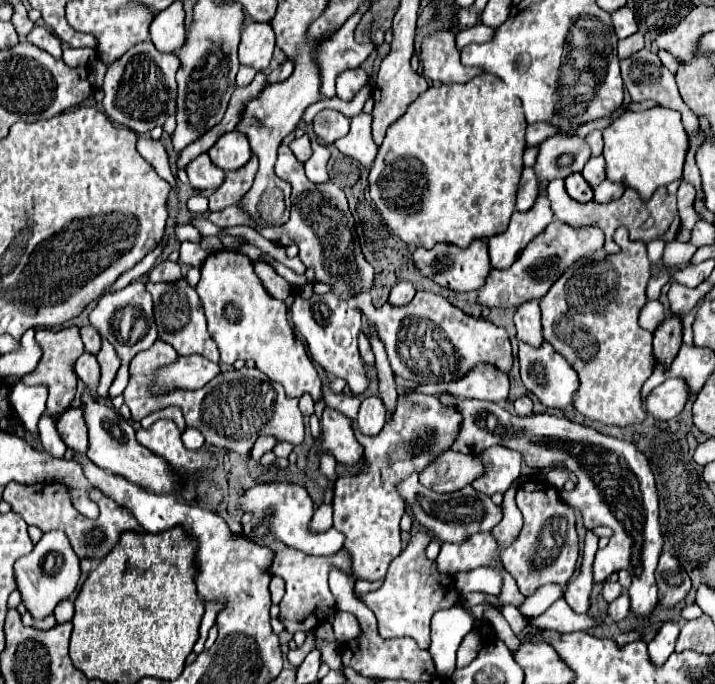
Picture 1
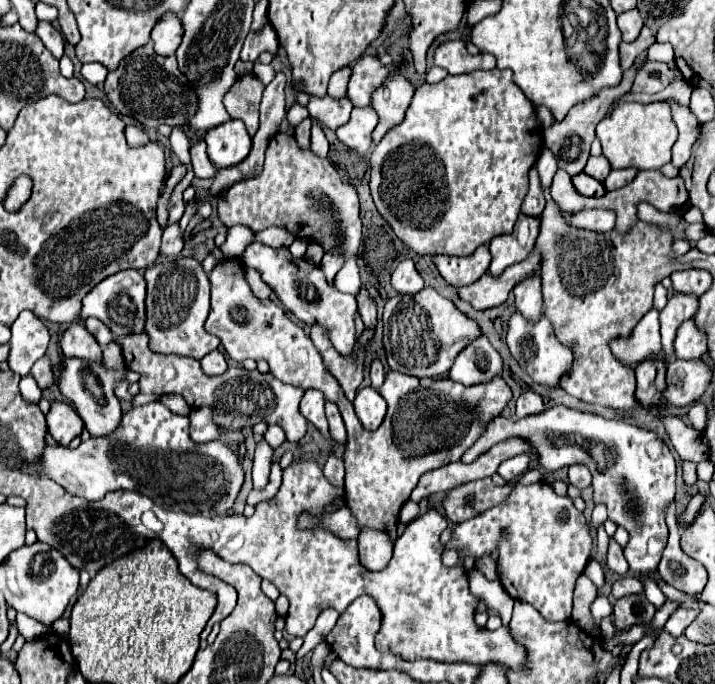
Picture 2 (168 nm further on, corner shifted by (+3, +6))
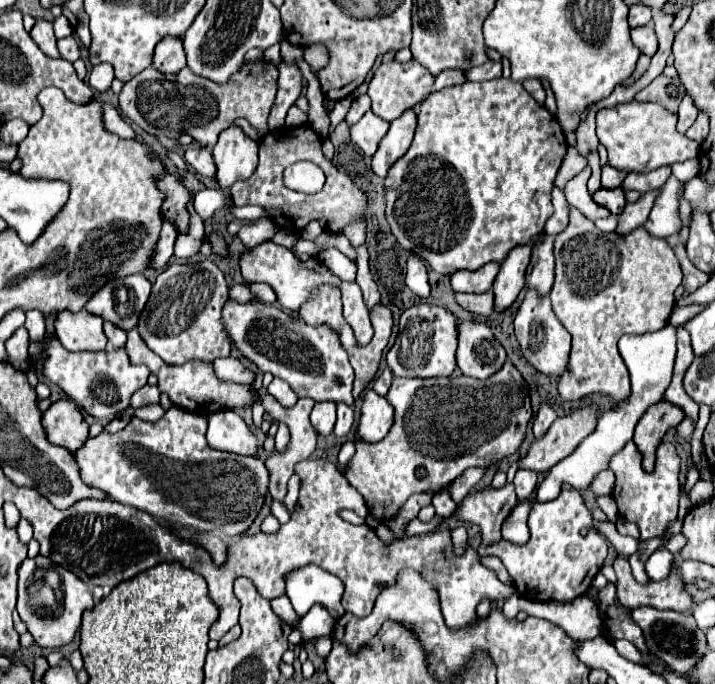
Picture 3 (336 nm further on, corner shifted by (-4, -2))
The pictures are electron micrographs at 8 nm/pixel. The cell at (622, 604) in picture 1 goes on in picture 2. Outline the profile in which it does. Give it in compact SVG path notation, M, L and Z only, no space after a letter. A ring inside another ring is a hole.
M644 594L622 596L614 602L614 626L628 630L632 624L648 624L656 608L644 598Z

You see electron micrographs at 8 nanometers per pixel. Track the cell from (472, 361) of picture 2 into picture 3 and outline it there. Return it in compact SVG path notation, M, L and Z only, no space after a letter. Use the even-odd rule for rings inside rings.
M457 320L457 366L465 376L489 378L505 362L505 348L495 340L493 330L479 320Z

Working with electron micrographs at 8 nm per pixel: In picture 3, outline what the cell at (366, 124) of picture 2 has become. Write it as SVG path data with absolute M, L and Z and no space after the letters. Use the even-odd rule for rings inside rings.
M369 110L357 124L351 126L351 140L363 150L363 154L373 156L387 130L389 130L389 122L385 122L383 118L375 116Z

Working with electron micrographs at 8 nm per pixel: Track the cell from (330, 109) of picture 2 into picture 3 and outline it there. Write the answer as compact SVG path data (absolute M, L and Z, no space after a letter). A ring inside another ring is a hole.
M367 94L357 96L357 100L353 100L353 106L351 106L351 110L349 110L345 122L347 122L349 126L353 126L355 122L359 122L359 118L361 118L369 108L371 108L371 100L369 100L369 96L367 96Z

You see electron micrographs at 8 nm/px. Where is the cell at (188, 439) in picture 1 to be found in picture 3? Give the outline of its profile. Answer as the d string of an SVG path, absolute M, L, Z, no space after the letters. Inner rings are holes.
M217 410L209 414L207 428L209 446L241 456L257 456L261 444L257 436L247 428L245 420L235 410Z

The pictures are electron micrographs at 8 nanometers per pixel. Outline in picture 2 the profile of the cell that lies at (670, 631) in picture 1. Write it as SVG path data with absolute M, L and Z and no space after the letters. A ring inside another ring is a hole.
M678 608L670 614L668 622L664 624L664 630L672 636L682 636L682 632L686 630L686 626L694 620L694 610L684 610L684 608Z

